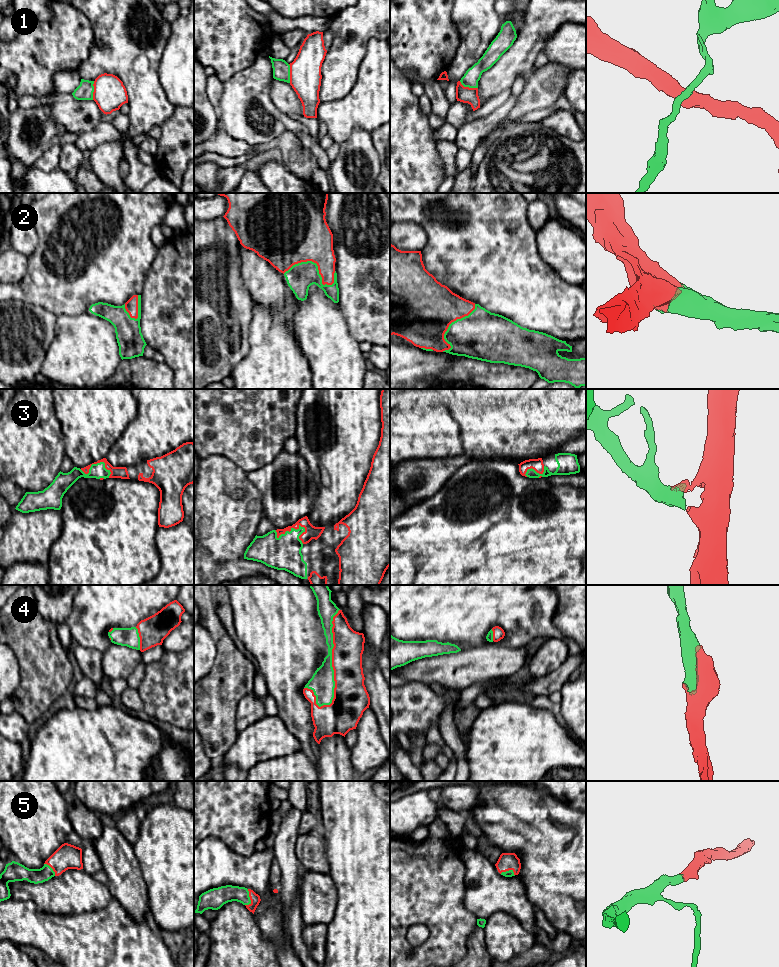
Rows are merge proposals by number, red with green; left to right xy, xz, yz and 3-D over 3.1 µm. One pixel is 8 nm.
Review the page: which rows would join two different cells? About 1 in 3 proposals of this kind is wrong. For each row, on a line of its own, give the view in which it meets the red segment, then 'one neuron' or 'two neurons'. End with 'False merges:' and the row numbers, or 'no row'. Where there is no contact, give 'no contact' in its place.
1: yz | two neurons
2: xz | one neuron
3: xz | one neuron
4: xz | one neuron
5: xz | one neuron
False merges: 1

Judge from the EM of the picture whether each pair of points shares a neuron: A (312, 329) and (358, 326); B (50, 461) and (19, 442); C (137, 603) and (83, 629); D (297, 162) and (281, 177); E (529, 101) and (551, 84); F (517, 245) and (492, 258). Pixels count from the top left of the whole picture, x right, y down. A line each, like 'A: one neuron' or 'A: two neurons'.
A: two neurons
B: one neuron
C: one neuron
D: two neurons
E: one neuron
F: one neuron

